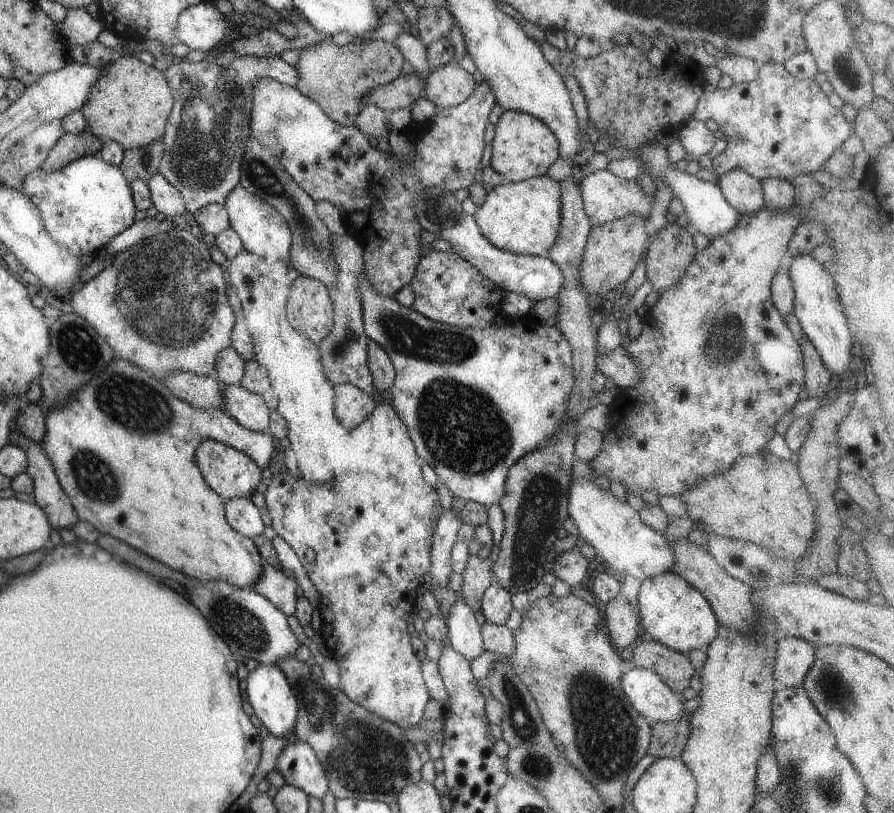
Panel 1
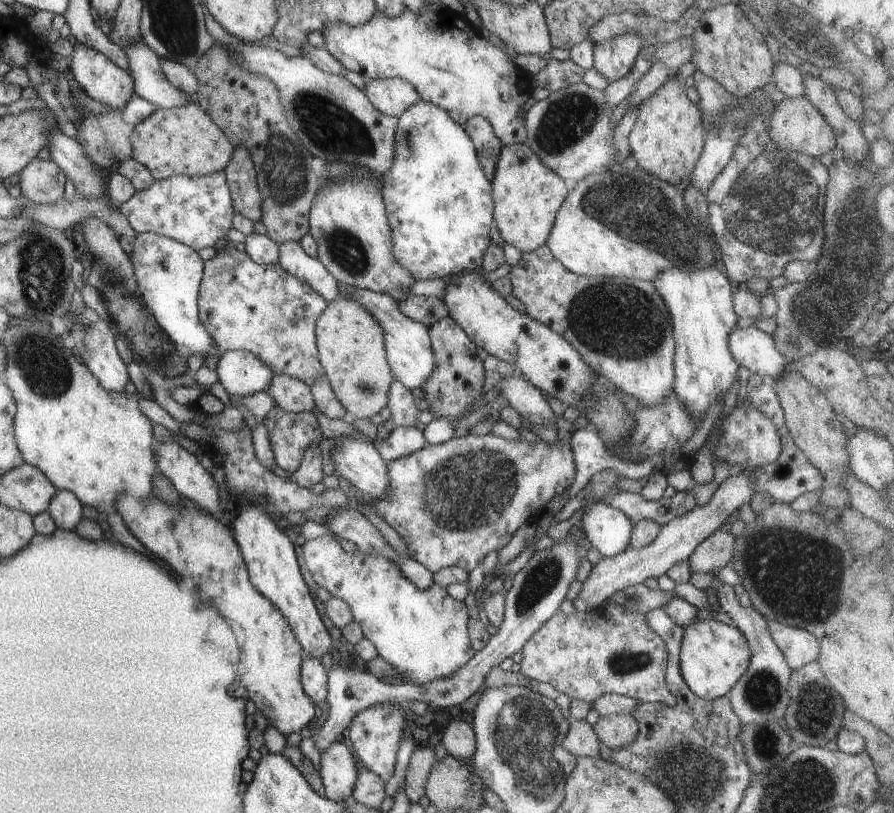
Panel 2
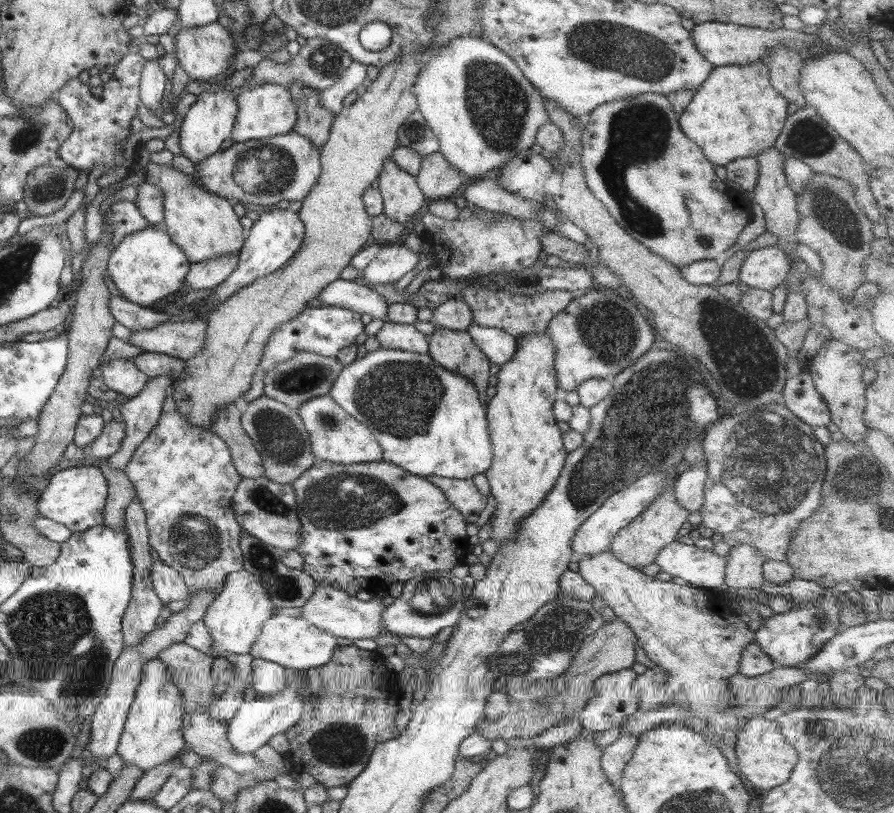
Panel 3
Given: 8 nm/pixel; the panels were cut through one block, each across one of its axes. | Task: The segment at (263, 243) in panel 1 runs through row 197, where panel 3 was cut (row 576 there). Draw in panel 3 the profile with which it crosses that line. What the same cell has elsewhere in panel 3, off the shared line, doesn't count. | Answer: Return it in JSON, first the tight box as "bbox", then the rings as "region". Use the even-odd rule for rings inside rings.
{"bbox":[202,569,273,659],"region":[[[245,569],[231,572],[225,576],[221,592],[209,603],[202,617],[205,629],[210,637],[211,659],[225,654],[248,654],[253,642],[261,633],[261,626],[272,616],[273,604],[267,596],[267,590],[261,586],[259,576],[249,574]]]}

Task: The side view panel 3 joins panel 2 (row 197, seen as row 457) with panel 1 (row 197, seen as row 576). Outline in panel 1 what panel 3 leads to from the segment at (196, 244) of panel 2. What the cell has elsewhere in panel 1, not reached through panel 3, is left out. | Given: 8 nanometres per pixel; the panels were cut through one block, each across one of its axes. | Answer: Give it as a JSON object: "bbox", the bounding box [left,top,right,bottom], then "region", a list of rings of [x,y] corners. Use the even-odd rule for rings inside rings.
{"bbox":[157,55,298,213],"region":[[[248,55],[234,58],[225,71],[219,70],[215,64],[209,66],[200,61],[190,63],[174,60],[174,64],[168,66],[162,73],[165,75],[174,101],[160,140],[163,146],[157,170],[179,192],[184,207],[190,213],[195,213],[197,209],[209,203],[223,204],[229,191],[239,185],[241,161],[248,146],[248,136],[251,135],[248,117],[250,109],[248,84],[252,83],[253,79],[269,77],[285,86],[295,87],[298,72],[294,66],[283,62],[279,55],[273,57]]]}

